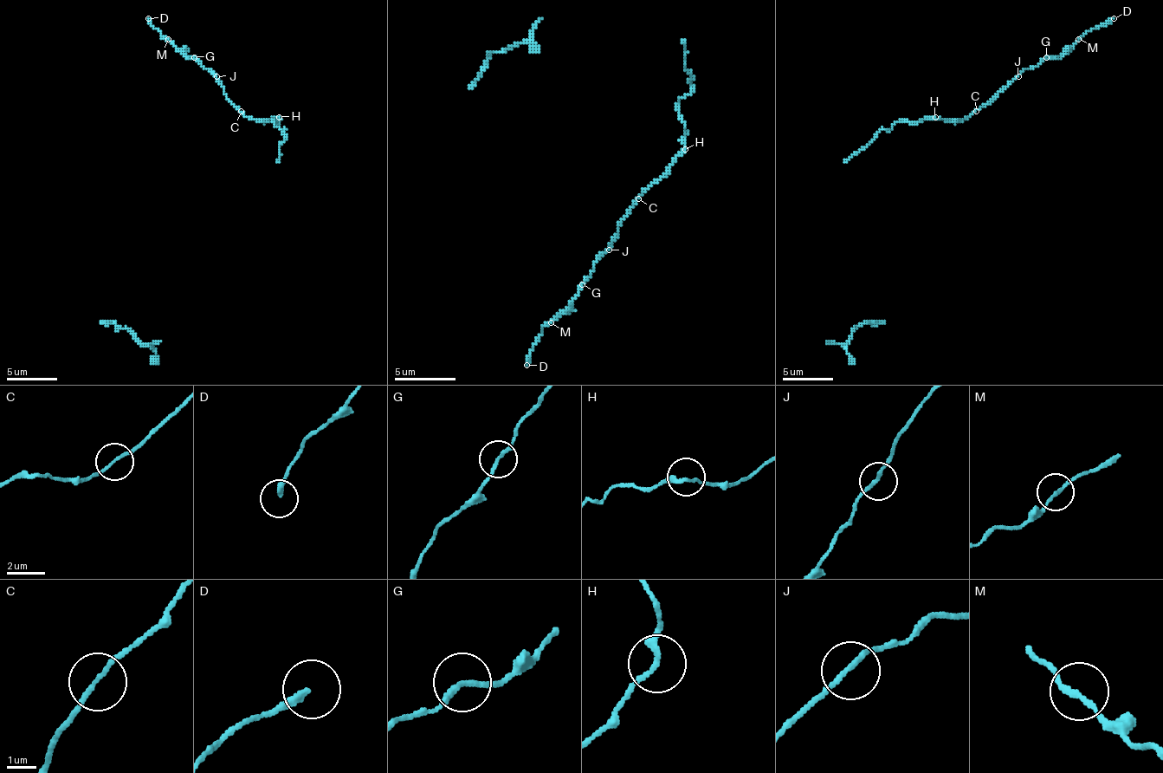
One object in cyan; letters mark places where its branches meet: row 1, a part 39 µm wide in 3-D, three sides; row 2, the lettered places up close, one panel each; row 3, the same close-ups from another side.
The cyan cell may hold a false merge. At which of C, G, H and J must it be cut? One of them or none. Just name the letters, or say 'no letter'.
G

